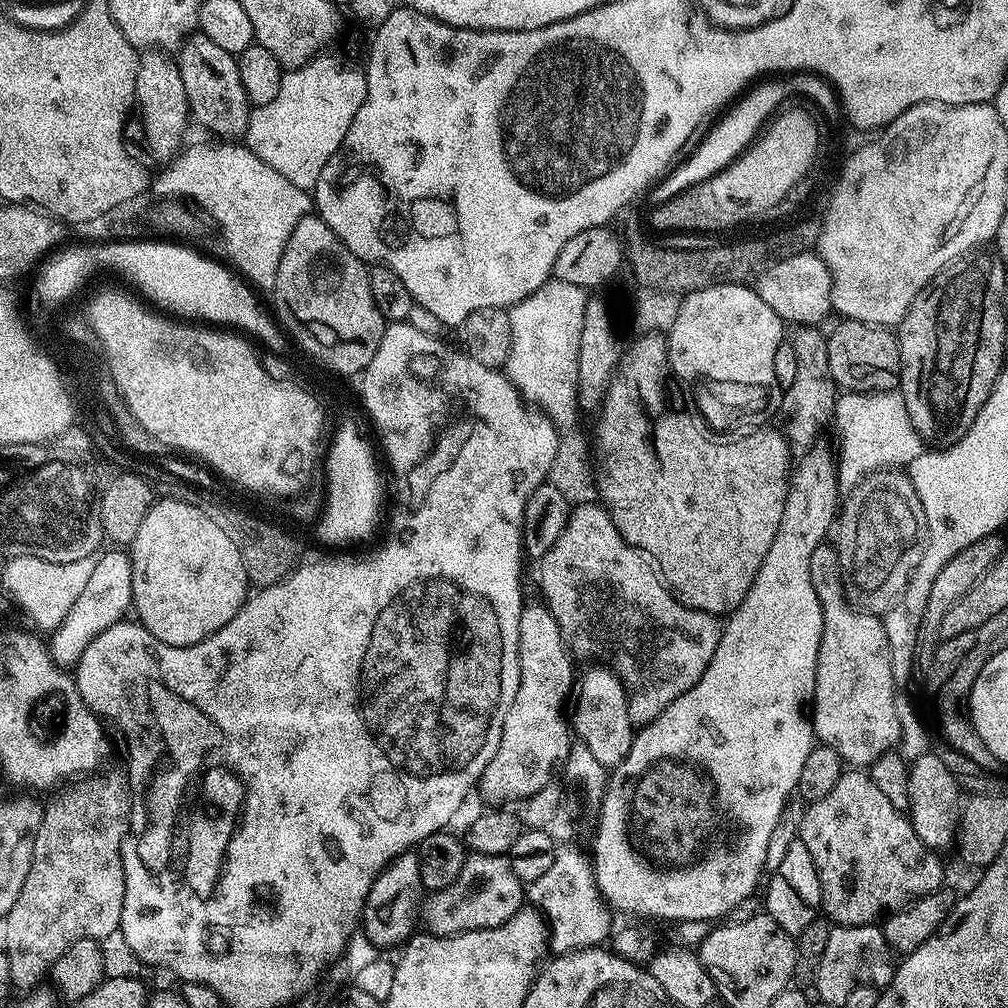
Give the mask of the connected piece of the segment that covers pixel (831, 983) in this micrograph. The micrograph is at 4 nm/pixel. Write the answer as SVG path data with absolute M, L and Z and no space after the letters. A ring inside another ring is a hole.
M845 924L833 927L826 951L822 954L822 962L818 962L818 970L814 981L814 989L821 996L823 1003L842 1006L850 992L860 984L877 983L884 971L889 971L893 963L894 953L888 947L883 927L876 924ZM892 960L892 961L891 961ZM888 963L889 968L888 968ZM888 968L888 969L887 969Z

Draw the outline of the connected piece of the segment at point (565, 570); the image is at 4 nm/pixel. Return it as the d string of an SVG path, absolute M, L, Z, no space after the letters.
M603 503L575 505L568 513L568 521L562 534L558 534L558 542L554 542L554 546L550 546L550 550L546 550L546 554L538 561L538 568L540 568L540 592L544 595L543 603L558 622L560 633L569 653L577 661L593 660L593 665L603 666L624 684L624 691L628 695L628 713L633 725L643 726L649 724L654 718L658 718L658 714L662 714L662 710L666 710L666 706L670 706L670 702L674 702L674 698L682 698L682 694L686 694L686 690L690 690L690 686L694 686L698 682L698 678L702 678L706 666L710 666L710 658L714 658L714 650L718 650L722 631L721 621L708 612L687 608L682 601L677 600L666 587L661 573L654 567L653 561L643 552L639 552L633 544L628 544L626 538L622 538L622 534L618 534L618 526L614 526L608 509L604 507Z

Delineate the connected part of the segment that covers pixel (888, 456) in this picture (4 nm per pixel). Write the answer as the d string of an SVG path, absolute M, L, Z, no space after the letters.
M897 390L894 392L849 392L845 391L843 394L837 395L836 408L834 411L834 424L836 422L837 428L840 430L840 452L838 448L838 459L836 461L836 477L838 478L838 486L841 493L847 494L853 488L857 488L861 482L871 474L871 472L878 472L881 470L896 470L901 466L907 466L910 462L914 462L914 458L918 458L926 450L926 445L921 440L919 434L914 430L914 426L910 422L910 416L906 414L906 402L902 398L902 394Z

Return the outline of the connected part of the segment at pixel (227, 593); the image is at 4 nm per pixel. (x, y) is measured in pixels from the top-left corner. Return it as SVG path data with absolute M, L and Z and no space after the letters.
M157 499L146 514L146 522L130 545L132 557L132 608L135 619L154 638L170 646L190 646L210 638L244 605L250 595L250 583L233 542L207 517L205 509L186 501Z

